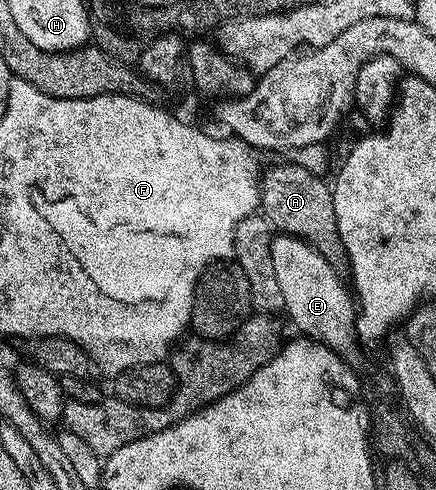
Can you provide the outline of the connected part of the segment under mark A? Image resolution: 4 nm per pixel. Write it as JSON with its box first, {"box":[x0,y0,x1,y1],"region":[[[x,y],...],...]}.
{"box":[259,162,348,274],"region":[[[294,162],[275,164],[262,173],[259,182],[261,212],[272,229],[288,236],[304,240],[333,270],[340,274],[348,271],[347,251],[341,242],[341,230],[337,230],[337,214],[333,210],[332,185],[323,181],[318,172],[305,170],[305,166]]]}

